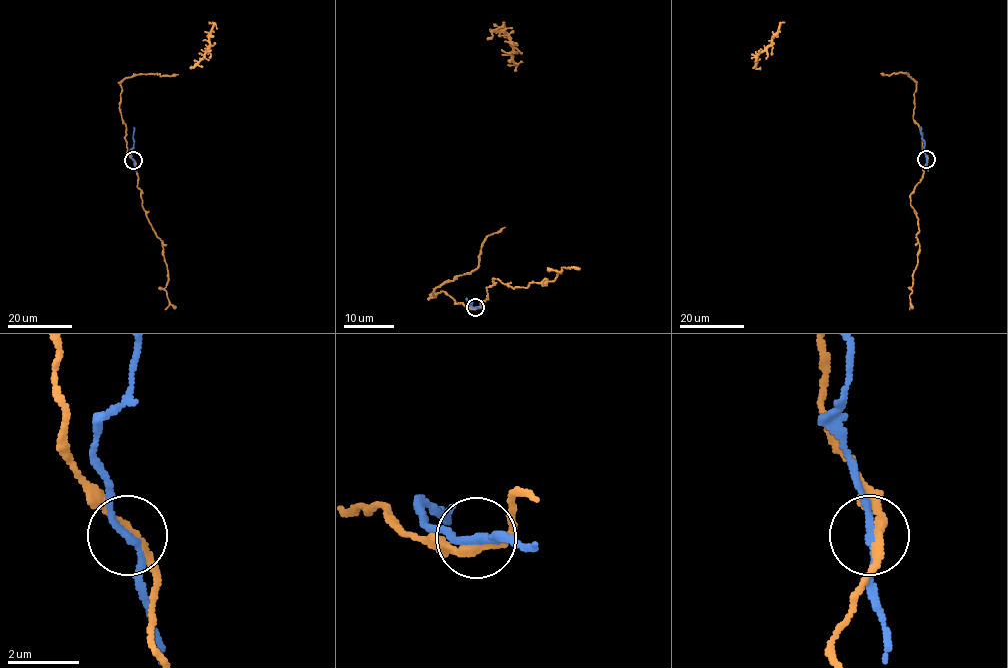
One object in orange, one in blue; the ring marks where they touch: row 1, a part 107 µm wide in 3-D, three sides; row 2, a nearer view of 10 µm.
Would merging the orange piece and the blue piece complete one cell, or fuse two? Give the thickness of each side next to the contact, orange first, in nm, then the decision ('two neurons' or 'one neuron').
220 nm thick on the orange side, 200 nm on the other; two neurons

